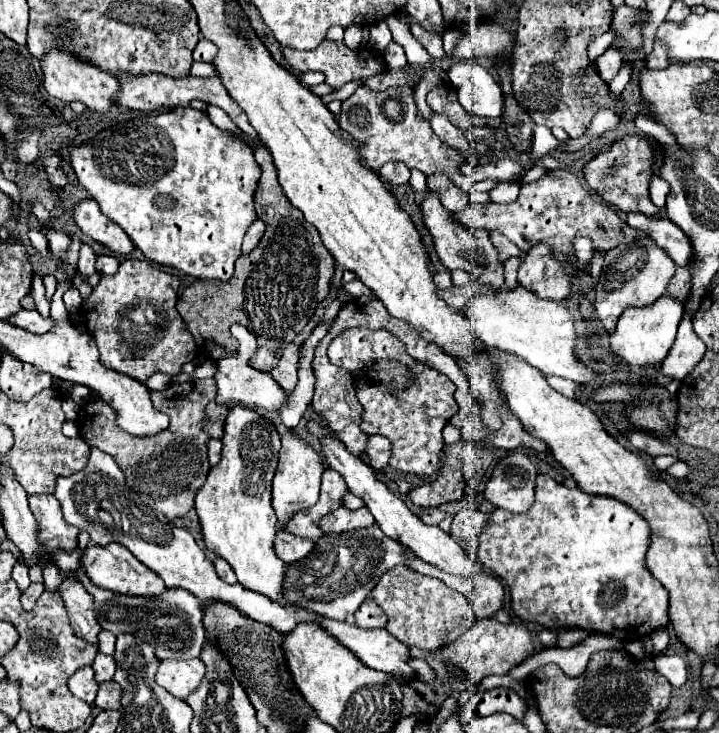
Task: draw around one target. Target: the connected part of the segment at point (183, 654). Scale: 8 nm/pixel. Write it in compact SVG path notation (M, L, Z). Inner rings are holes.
M77 569L73 577L87 589L89 595L93 595L95 613L103 629L115 635L131 633L143 643L153 645L159 661L199 657L205 643L205 627L201 623L203 613L199 615L199 601L191 593L185 593L185 589L167 589L157 597L129 597L95 587L89 577L85 577L83 569Z

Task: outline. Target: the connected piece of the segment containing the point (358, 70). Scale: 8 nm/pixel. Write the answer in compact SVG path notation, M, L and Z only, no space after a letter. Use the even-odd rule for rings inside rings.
M323 41L317 49L311 51L297 51L291 47L281 45L281 55L285 57L285 61L295 69L295 71L323 71L325 73L325 83L337 91L341 89L345 83L355 81L355 79L365 79L369 75L375 73L387 73L389 67L383 59L381 51L369 49L369 47L361 47L361 49L349 49L345 43L335 43L335 41Z

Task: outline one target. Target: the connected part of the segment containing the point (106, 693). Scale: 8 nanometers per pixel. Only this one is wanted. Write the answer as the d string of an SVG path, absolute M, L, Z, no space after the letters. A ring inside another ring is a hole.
M115 681L99 685L97 697L95 697L95 705L99 709L103 709L103 711L105 709L115 709L115 711L121 709L121 689L117 689Z

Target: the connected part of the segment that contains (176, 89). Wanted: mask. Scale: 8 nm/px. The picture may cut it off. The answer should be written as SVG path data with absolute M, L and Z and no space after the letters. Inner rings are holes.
M117 73L115 75L117 81L119 81L119 87L121 91L113 97L113 103L119 105L119 107L127 107L131 111L157 111L161 107L177 107L177 105L189 105L191 99L199 99L207 105L215 105L219 109L223 109L231 119L233 123L259 147L263 145L261 137L257 135L257 131L249 125L243 109L229 97L229 93L225 93L225 87L221 85L219 77L205 77L205 79L199 79L199 77L181 77L181 79L175 79L175 77L167 77L163 73L149 73L149 75L129 75L129 73Z

